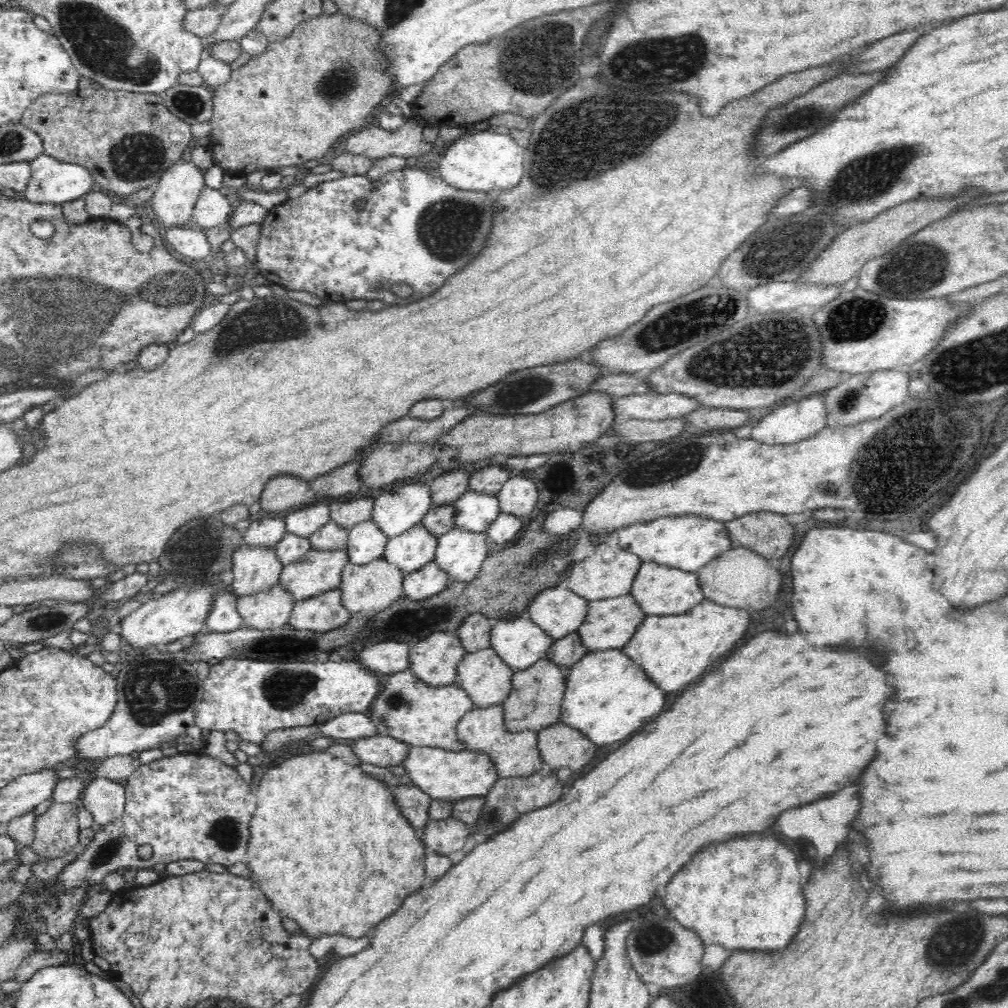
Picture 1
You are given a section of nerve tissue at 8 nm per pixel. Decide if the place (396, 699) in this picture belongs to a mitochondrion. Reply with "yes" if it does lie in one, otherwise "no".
yes

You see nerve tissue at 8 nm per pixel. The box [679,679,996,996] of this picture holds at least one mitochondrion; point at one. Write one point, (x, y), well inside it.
(956, 942)

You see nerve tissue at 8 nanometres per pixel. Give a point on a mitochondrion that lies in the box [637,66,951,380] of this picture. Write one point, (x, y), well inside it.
(866, 179)

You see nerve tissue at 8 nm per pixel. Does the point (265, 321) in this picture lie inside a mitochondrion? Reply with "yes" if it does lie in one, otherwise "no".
yes

